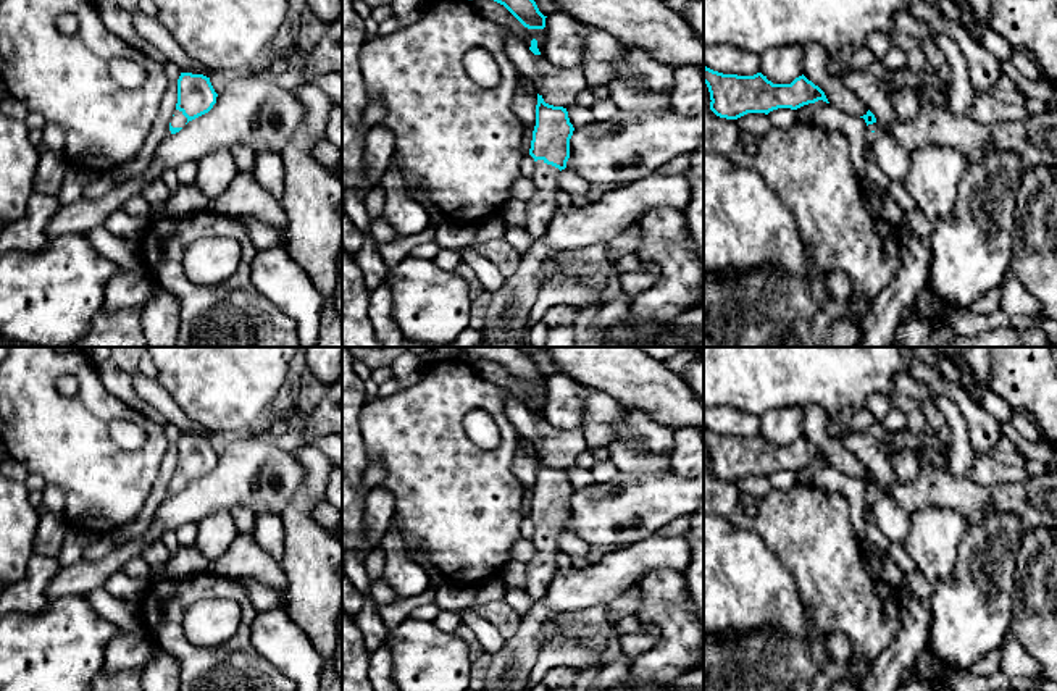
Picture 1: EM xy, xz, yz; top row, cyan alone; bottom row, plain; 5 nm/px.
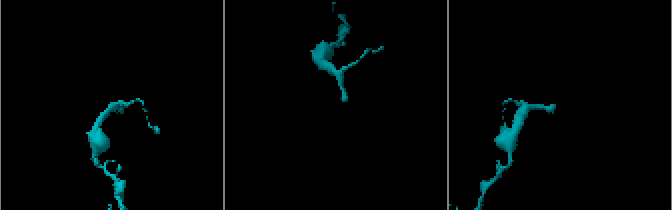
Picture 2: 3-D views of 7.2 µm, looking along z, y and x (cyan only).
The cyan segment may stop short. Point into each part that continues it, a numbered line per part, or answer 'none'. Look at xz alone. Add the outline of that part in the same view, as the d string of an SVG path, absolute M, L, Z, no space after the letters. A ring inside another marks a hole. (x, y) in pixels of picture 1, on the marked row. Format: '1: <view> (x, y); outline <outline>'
1: xz (539, 209); outline M544 160L536 161L534 173L531 176L536 192L526 202L526 221L523 226L534 242L545 236L547 224L558 207L558 173L558 168L547 165Z

